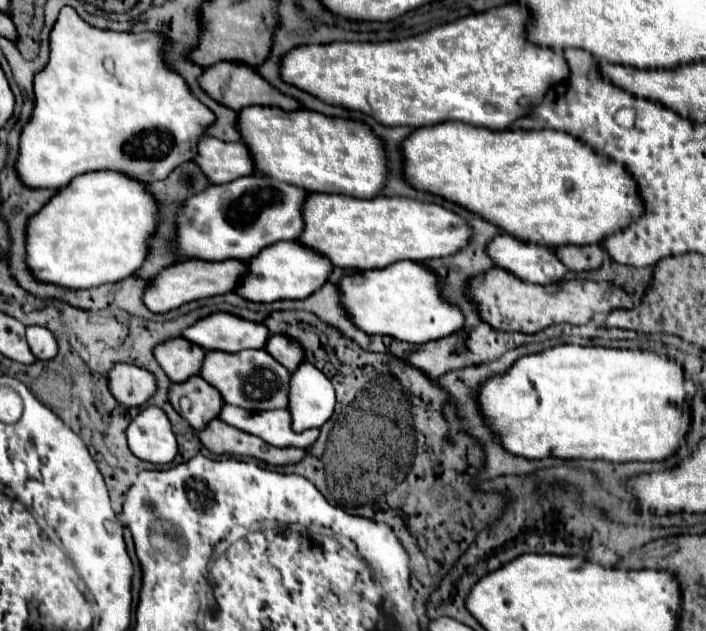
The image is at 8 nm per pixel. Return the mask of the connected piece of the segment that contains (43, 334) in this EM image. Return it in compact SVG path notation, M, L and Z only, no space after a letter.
M26 327L26 341L30 343L30 351L38 361L48 361L58 353L54 335L44 327Z

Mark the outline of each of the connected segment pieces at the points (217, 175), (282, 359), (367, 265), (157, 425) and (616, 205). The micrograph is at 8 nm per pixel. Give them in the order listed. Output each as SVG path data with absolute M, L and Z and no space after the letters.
M214 137L198 141L198 157L194 157L194 163L212 185L230 183L254 173L252 157L242 143L226 143Z
M270 335L270 339L266 341L264 349L286 369L290 369L290 373L302 363L304 359L304 351L300 349L298 343L294 343L292 339L288 341L286 335Z
M310 193L302 205L304 229L298 243L328 257L340 269L378 269L396 261L424 261L448 257L470 239L470 227L452 211L404 197L354 199L346 195Z
M148 407L126 429L130 451L148 463L166 465L176 457L178 443L172 433L166 413L158 407Z
M448 121L416 129L402 141L400 153L404 159L404 181L410 187L444 197L524 243L544 243L546 247L594 245L606 235L624 229L634 217L644 213L644 205L638 199L638 185L632 175L620 163L600 157L588 149L588 145L582 145L582 141L576 141L562 131L490 131Z

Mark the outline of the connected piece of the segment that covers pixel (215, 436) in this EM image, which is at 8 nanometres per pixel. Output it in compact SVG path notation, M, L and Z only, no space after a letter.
M218 419L210 421L202 431L198 431L198 439L202 445L216 453L216 455L242 455L242 457L252 457L256 461L280 467L280 465L290 465L298 463L306 451L296 449L296 447L286 447L278 449L272 445L266 445L262 439L248 435L240 429L234 429Z

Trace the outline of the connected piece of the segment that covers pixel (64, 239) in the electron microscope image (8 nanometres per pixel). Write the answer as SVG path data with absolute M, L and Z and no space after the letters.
M98 171L98 173L84 173L74 177L74 181L70 181L70 185L58 189L54 193L54 197L46 203L44 209L38 211L38 215L34 219L30 219L26 223L26 267L30 269L30 273L40 281L40 283L52 283L52 285L60 285L66 289L90 289L90 287L98 287L104 283L116 283L120 279L126 279L130 275L134 275L138 271L138 267L144 263L148 247L146 241L148 237L154 233L156 227L156 199L146 191L146 185L122 175L122 173L112 173L112 171Z

